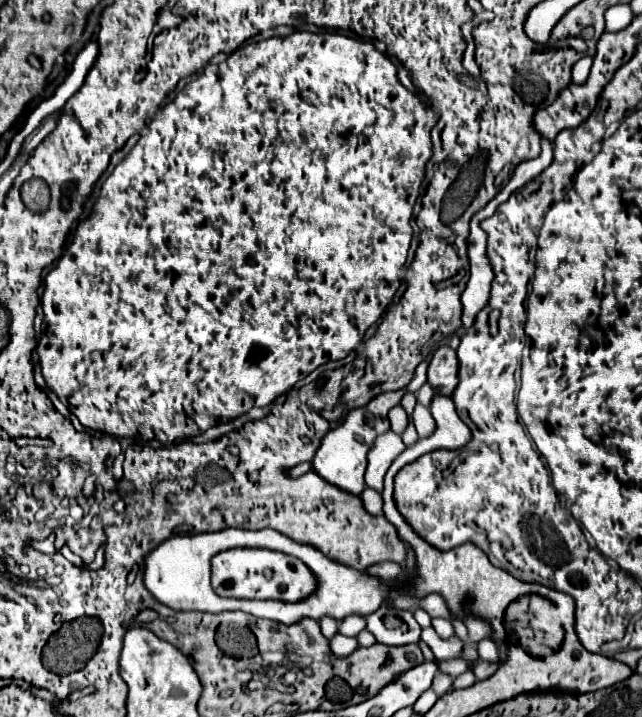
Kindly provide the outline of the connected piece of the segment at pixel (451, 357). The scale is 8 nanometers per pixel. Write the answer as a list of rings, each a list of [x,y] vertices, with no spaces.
[[[450,346],[436,350],[428,366],[428,382],[436,394],[452,396],[458,386],[458,358]]]

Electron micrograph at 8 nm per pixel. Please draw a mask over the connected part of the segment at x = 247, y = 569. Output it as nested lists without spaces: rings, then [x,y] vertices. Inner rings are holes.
[[[232,548],[216,554],[212,558],[212,588],[218,596],[248,598],[248,600],[284,600],[300,602],[312,596],[318,580],[314,572],[298,558],[284,552],[264,550],[264,548]],[[264,570],[274,570],[272,578],[266,578]]]

